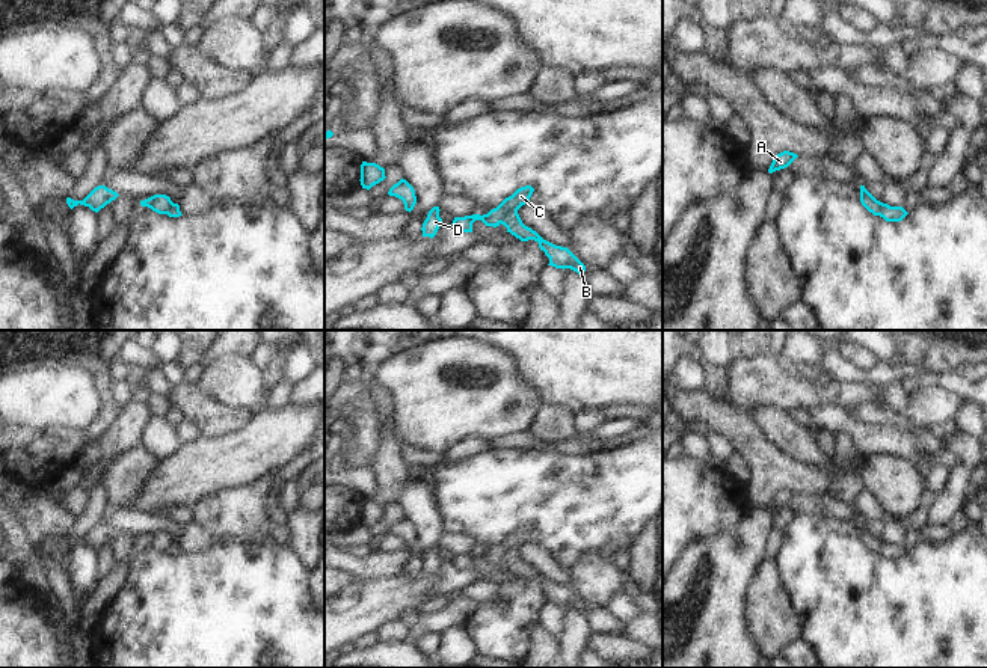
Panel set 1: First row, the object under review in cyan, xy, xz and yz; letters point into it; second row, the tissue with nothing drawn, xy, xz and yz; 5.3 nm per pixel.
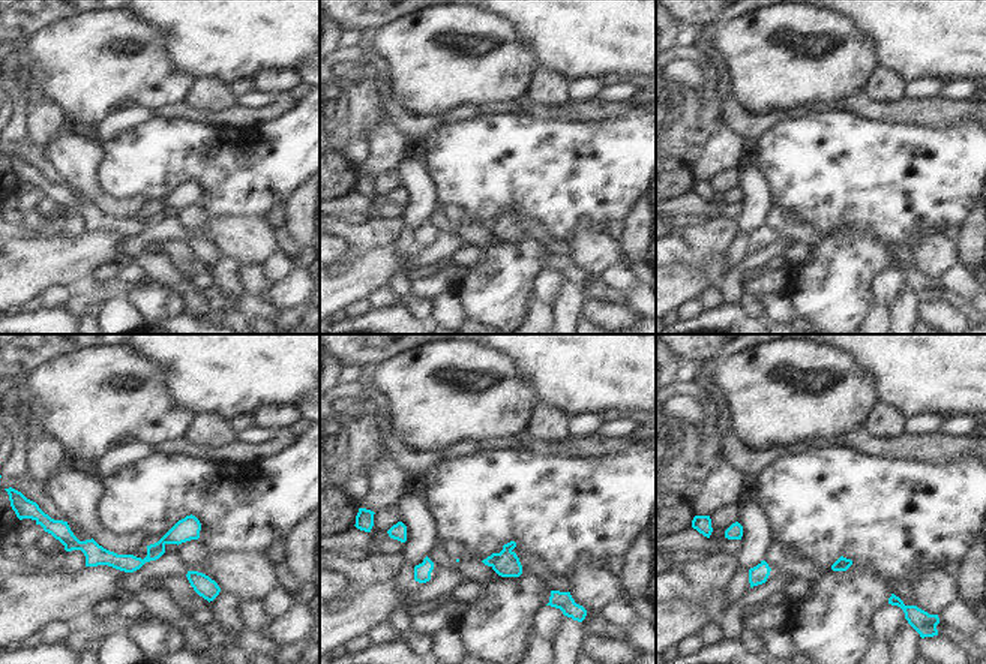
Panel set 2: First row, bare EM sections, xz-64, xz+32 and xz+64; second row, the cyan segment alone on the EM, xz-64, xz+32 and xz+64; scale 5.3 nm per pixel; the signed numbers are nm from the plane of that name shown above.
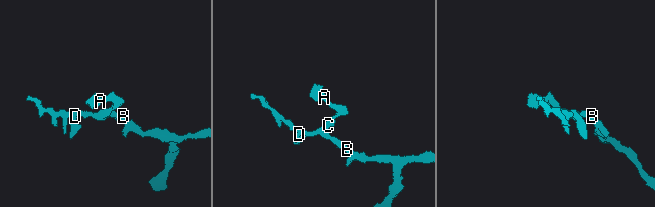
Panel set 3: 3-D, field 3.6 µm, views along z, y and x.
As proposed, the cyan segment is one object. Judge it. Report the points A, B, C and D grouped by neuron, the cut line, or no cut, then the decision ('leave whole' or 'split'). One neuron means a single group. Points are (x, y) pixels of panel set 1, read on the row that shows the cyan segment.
A C D / B; cut in xz along (516, 210), (510, 210), (500, 222); split

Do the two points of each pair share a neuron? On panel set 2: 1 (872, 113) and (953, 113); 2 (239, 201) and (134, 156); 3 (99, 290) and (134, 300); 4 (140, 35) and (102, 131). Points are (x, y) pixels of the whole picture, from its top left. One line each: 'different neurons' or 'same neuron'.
1: same neuron
2: same neuron
3: different neurons
4: different neurons

